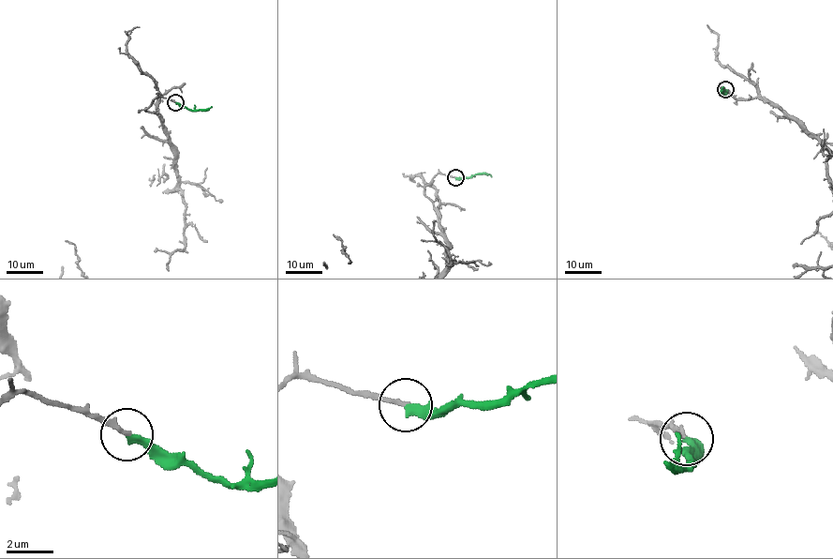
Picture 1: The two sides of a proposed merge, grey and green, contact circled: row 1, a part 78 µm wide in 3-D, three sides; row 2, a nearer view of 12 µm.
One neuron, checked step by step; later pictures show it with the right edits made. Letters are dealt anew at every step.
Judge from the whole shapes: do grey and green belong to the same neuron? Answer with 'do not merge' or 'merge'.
merge

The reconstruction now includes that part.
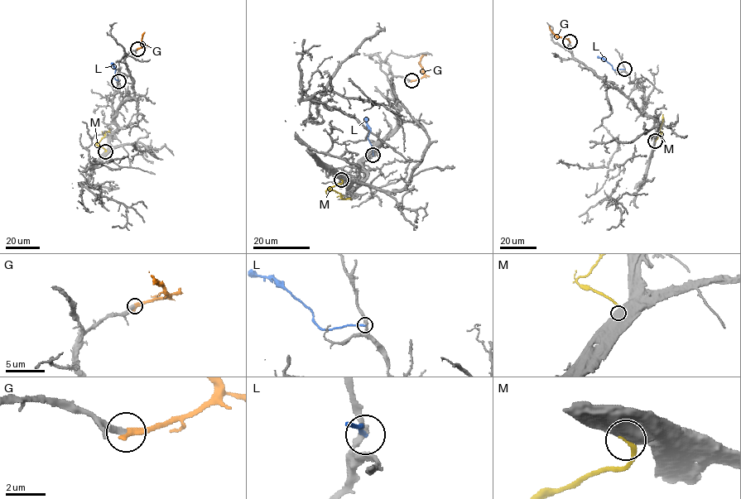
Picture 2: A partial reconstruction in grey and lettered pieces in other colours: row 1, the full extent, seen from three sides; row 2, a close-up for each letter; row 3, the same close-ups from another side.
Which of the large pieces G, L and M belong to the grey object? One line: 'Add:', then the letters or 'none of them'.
Add: G

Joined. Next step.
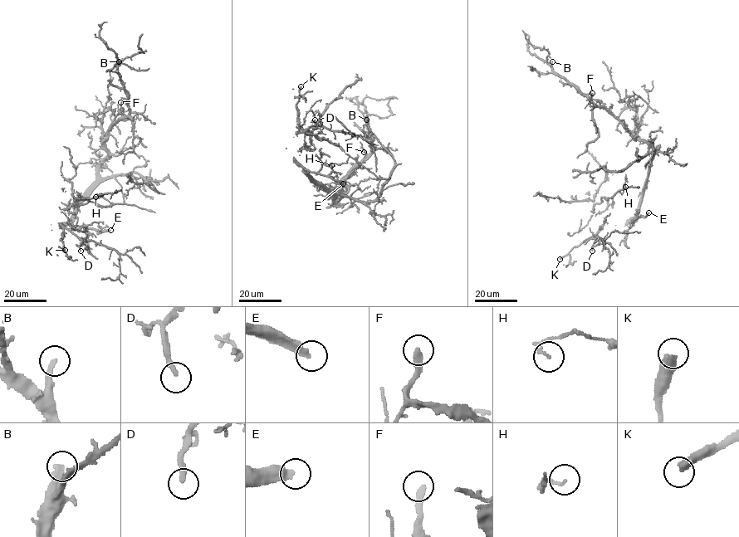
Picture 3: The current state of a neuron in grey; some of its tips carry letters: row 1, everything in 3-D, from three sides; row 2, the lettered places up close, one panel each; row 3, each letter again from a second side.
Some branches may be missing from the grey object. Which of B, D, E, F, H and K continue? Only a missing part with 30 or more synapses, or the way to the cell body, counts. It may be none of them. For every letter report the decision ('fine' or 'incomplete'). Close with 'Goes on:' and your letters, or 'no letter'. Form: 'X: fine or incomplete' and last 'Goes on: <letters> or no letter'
B: incomplete
D: fine
E: incomplete
F: fine
H: fine
K: incomplete
Goes on: B, E, K

